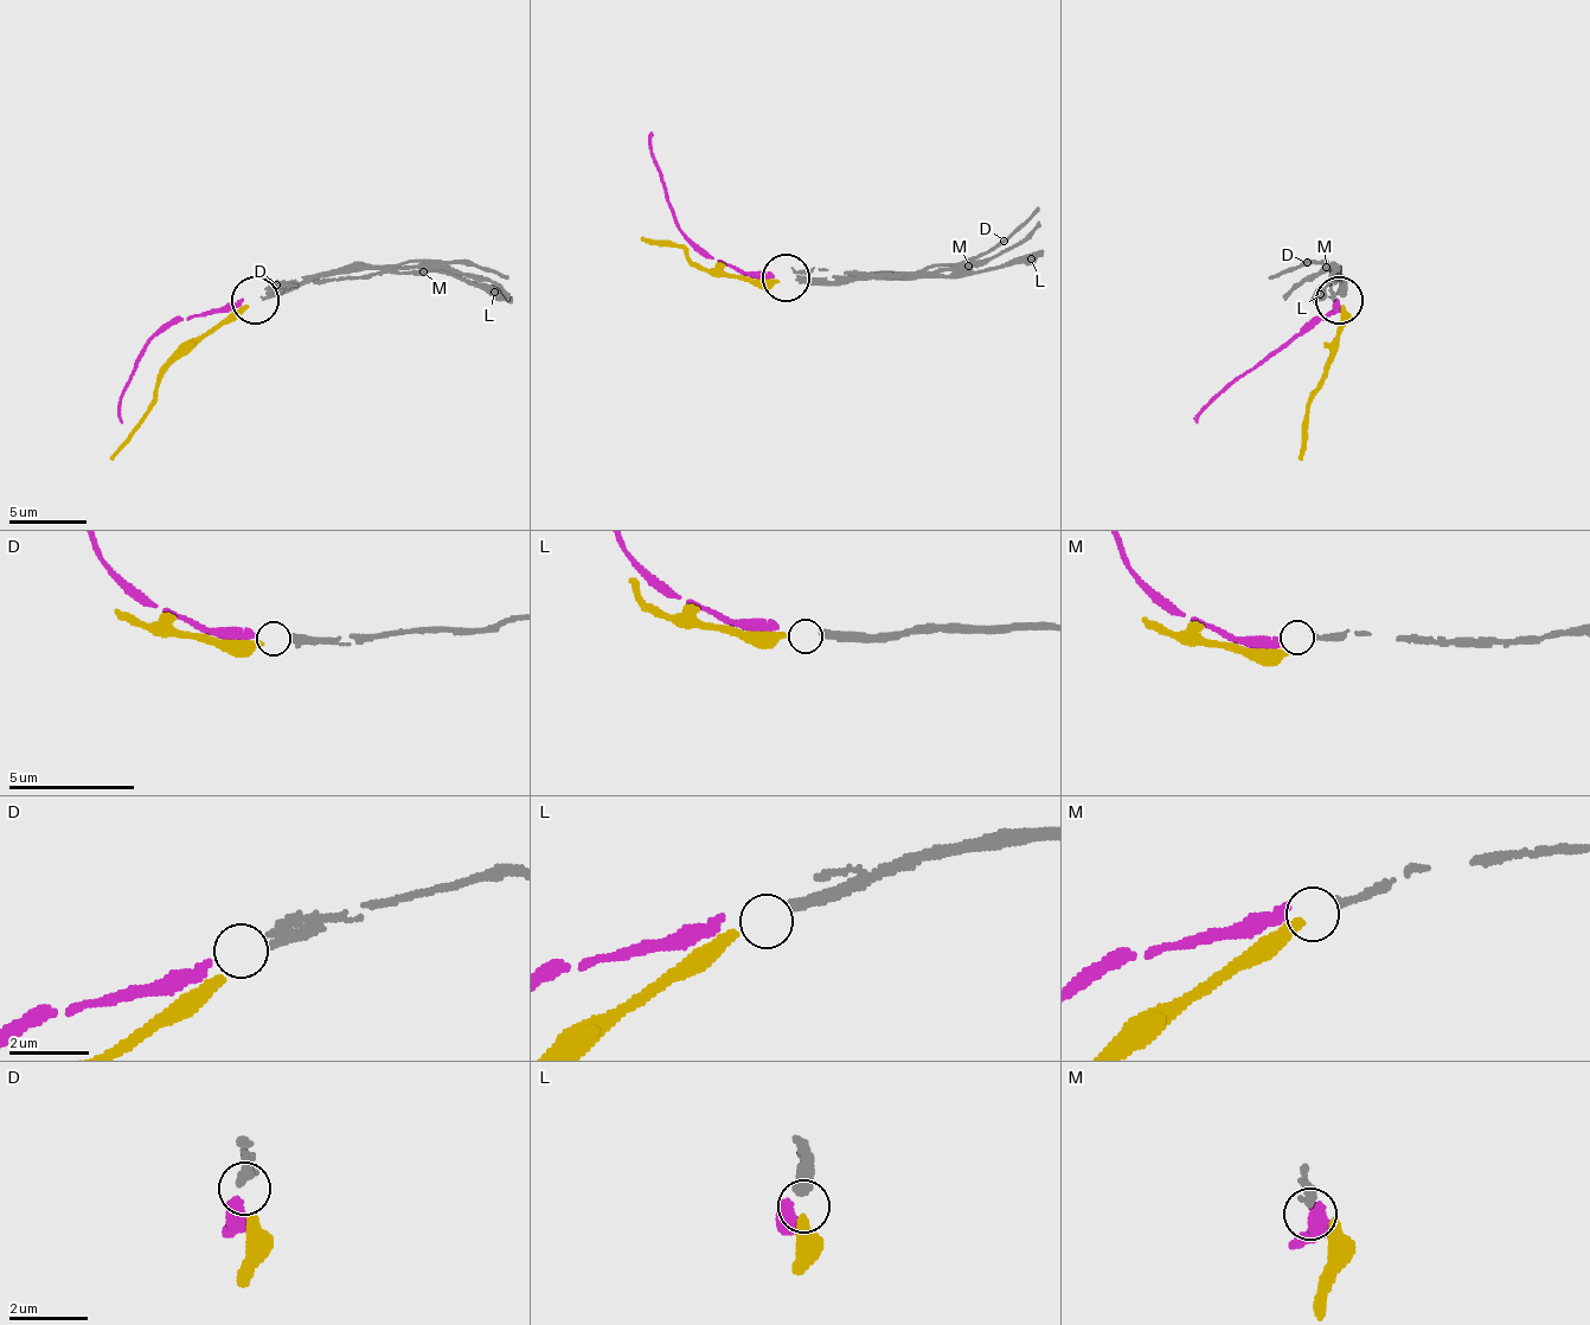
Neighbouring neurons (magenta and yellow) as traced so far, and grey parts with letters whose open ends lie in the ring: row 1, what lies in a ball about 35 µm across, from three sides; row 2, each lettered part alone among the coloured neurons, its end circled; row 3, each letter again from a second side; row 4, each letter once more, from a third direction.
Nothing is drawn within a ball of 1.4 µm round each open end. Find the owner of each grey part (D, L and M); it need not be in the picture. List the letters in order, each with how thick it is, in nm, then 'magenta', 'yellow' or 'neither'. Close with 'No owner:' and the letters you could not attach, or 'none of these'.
D: 320 nm | magenta
L: 280 nm | yellow
M: 200 nm | neither
No owner: M

